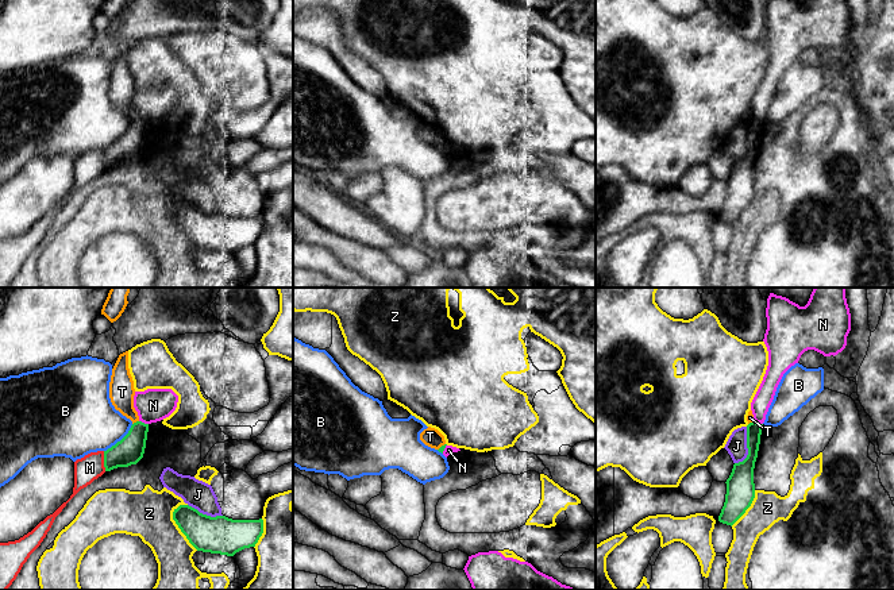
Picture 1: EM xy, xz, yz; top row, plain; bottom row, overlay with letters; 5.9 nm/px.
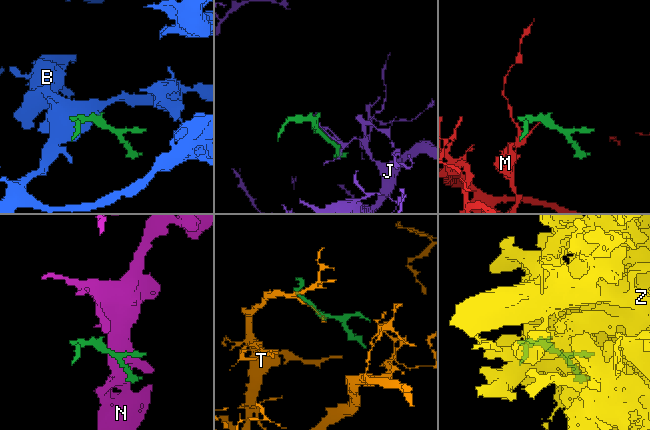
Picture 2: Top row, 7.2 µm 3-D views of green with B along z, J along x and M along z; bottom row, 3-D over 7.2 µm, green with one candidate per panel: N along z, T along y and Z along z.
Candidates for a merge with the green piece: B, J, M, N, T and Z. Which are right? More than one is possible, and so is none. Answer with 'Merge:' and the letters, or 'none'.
Merge: none

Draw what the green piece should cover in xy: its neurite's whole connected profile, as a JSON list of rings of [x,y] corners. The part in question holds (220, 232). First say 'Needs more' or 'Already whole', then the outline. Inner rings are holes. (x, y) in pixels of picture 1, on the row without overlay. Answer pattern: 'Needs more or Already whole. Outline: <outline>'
Already whole. Outline: [[[180,203],[173,217],[189,240],[203,250],[234,254],[255,244],[263,231],[263,217],[232,217],[226,213],[211,215],[189,203]]]

